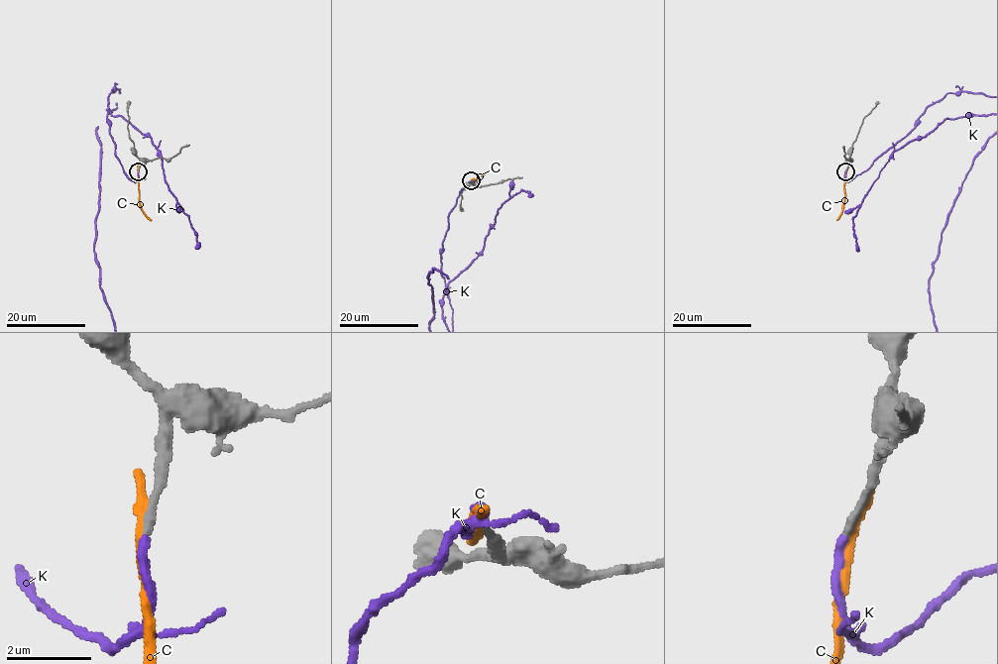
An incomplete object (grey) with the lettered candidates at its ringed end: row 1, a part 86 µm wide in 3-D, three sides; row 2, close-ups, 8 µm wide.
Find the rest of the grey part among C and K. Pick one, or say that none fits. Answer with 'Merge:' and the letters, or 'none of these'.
Merge: K

